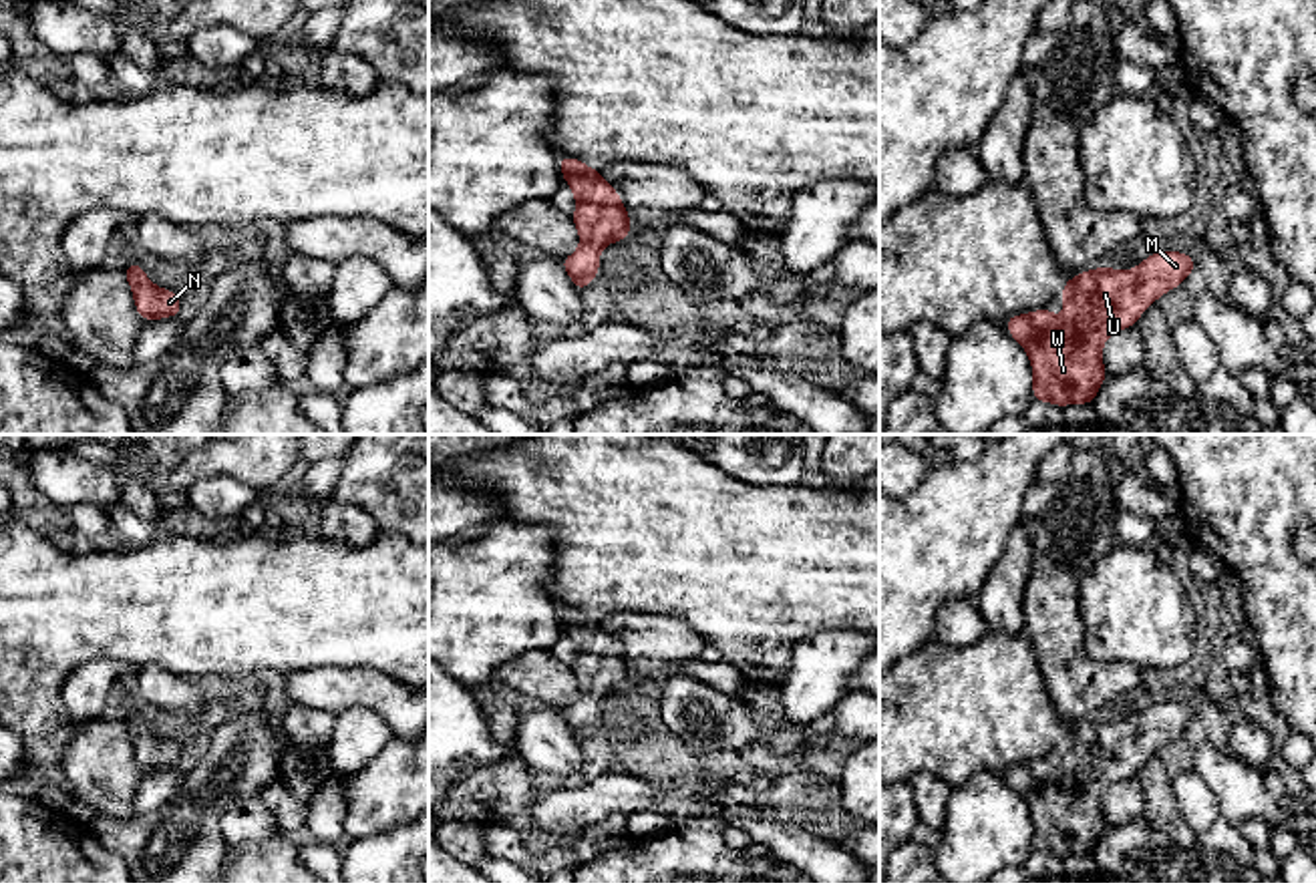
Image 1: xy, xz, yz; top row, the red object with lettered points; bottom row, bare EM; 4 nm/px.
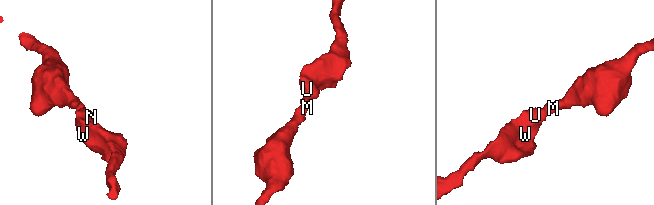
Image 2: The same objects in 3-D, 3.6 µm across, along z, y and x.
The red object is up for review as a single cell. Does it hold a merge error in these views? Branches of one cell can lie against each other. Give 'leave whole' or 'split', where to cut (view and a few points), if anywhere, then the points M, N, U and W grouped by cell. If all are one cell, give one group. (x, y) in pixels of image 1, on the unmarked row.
leave whole; no cut; M N U W

